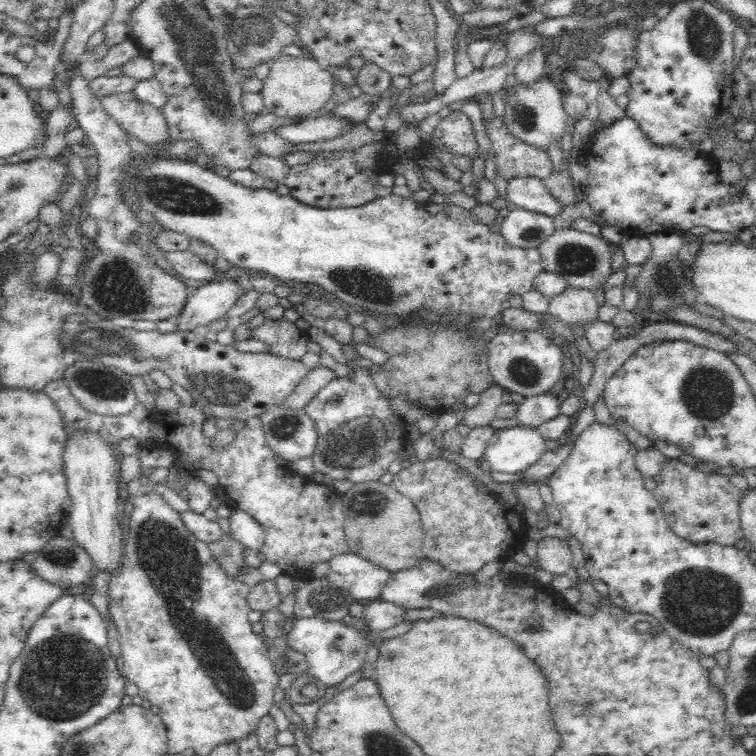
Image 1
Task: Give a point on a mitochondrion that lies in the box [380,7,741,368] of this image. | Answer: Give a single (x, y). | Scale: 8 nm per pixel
(705, 37)

